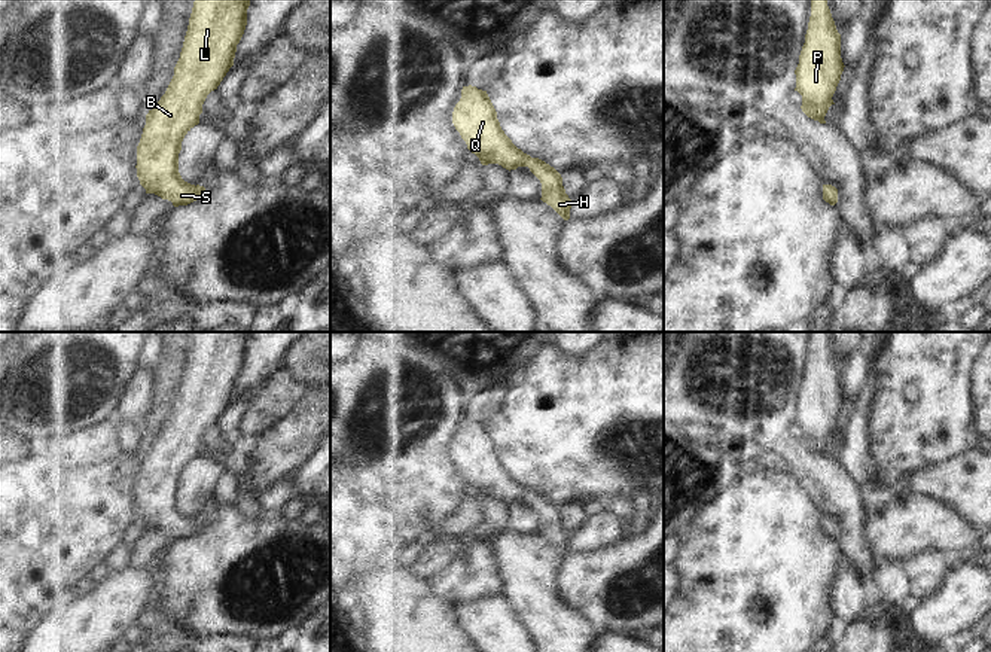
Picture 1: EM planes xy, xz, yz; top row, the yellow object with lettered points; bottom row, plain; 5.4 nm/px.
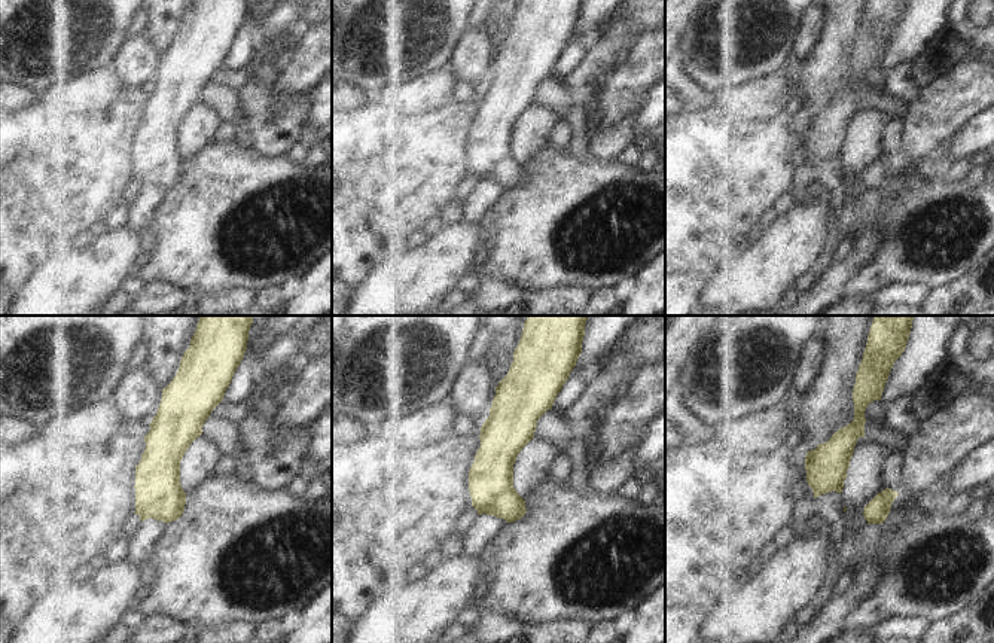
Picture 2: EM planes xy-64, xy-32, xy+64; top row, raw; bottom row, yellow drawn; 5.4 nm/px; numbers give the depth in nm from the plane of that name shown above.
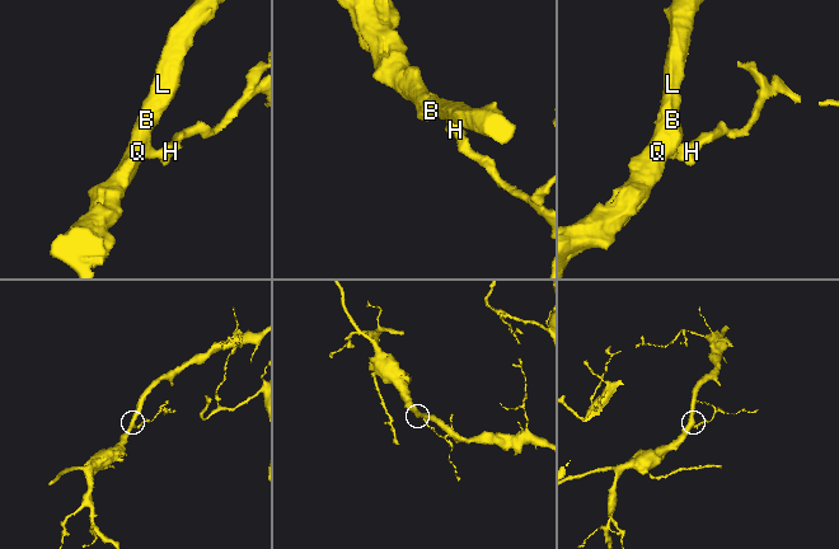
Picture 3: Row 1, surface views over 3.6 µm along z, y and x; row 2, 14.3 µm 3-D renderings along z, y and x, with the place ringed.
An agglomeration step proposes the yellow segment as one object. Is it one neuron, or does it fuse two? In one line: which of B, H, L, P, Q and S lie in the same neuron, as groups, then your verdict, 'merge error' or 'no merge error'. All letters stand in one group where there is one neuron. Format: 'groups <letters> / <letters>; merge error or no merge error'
groups B H L P Q S; no merge error

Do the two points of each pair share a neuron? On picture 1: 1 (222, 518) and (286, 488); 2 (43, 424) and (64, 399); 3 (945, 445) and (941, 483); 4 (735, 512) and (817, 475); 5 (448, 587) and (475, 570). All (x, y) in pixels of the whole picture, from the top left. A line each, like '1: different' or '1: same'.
1: different
2: same
3: different
4: different
5: same

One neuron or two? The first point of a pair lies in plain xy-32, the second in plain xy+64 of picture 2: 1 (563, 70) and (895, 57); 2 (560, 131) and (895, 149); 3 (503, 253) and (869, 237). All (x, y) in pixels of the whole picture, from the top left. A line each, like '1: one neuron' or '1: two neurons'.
1: two neurons
2: one neuron
3: two neurons

